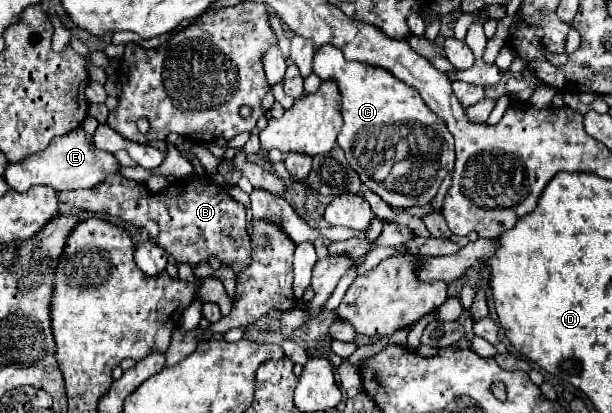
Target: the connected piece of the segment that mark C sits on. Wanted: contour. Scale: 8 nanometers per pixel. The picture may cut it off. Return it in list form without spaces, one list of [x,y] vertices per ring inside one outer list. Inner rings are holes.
[[[324,44],[314,54],[312,72],[320,80],[334,80],[342,96],[342,130],[338,134],[338,146],[346,152],[348,164],[360,174],[362,182],[376,192],[390,206],[424,206],[436,196],[442,180],[454,168],[454,138],[444,126],[444,122],[424,104],[418,90],[398,80],[394,74],[380,66],[370,66],[362,62],[350,62],[344,58],[340,48]]]

